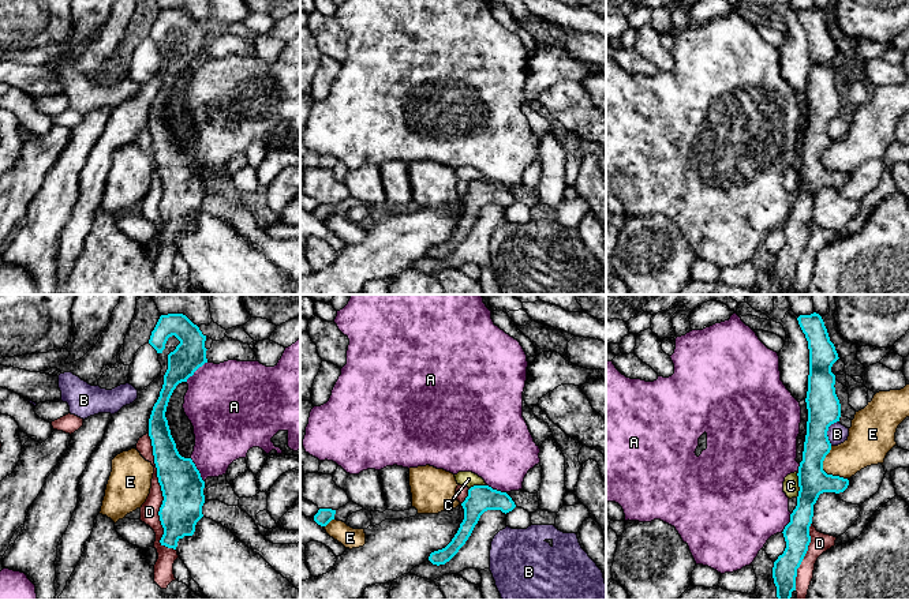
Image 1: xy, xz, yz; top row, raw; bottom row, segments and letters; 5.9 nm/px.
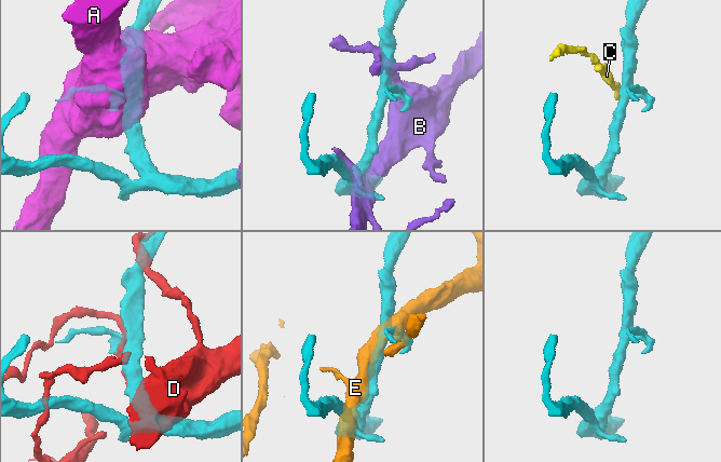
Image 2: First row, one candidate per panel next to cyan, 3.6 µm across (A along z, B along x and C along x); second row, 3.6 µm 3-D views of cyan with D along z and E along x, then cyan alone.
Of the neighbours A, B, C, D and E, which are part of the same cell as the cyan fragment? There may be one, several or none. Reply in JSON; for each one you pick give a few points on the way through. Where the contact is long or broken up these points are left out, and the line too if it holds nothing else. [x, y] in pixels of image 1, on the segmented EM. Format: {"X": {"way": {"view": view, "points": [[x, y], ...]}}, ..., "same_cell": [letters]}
{"same_cell": []}

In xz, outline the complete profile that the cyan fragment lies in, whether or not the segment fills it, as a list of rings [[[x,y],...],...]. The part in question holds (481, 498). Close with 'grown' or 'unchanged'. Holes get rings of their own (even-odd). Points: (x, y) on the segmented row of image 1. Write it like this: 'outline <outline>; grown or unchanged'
outline [[[489,485],[471,487],[468,490],[468,496],[461,506],[464,509],[464,520],[452,541],[445,548],[430,554],[429,560],[433,565],[445,565],[459,552],[485,511],[501,510],[506,514],[516,507],[515,502],[506,492],[493,490]]]; unchanged

